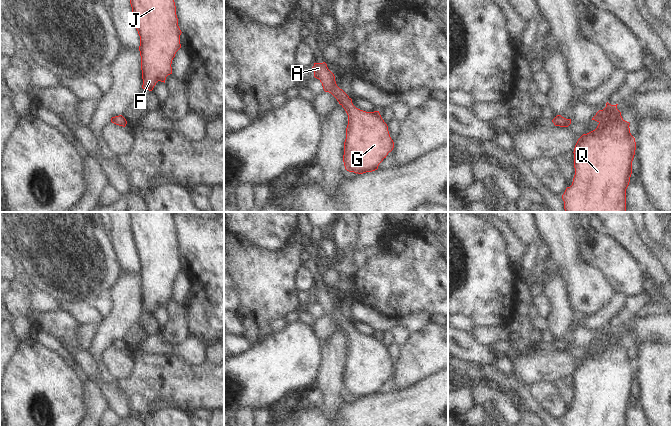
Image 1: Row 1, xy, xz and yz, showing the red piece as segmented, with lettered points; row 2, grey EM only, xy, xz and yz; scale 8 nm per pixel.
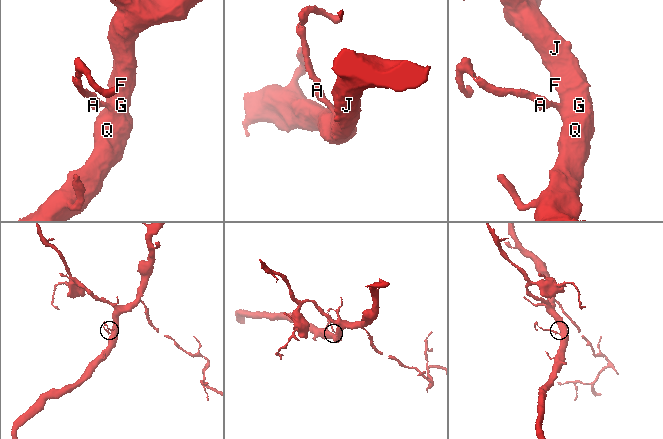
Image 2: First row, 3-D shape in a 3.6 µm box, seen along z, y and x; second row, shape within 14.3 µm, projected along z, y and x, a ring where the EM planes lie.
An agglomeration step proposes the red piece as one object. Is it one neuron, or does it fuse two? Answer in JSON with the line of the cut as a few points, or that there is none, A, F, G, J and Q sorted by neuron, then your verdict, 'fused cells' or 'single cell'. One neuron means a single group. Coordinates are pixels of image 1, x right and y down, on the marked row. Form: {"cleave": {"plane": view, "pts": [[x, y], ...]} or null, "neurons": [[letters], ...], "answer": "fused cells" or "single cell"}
{"cleave": null, "neurons": [["A", "F", "G", "J", "Q"]], "answer": "single cell"}

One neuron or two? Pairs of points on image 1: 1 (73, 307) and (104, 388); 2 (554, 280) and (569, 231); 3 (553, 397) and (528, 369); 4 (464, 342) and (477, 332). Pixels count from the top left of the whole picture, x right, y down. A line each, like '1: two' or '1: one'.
1: two
2: two
3: two
4: two

